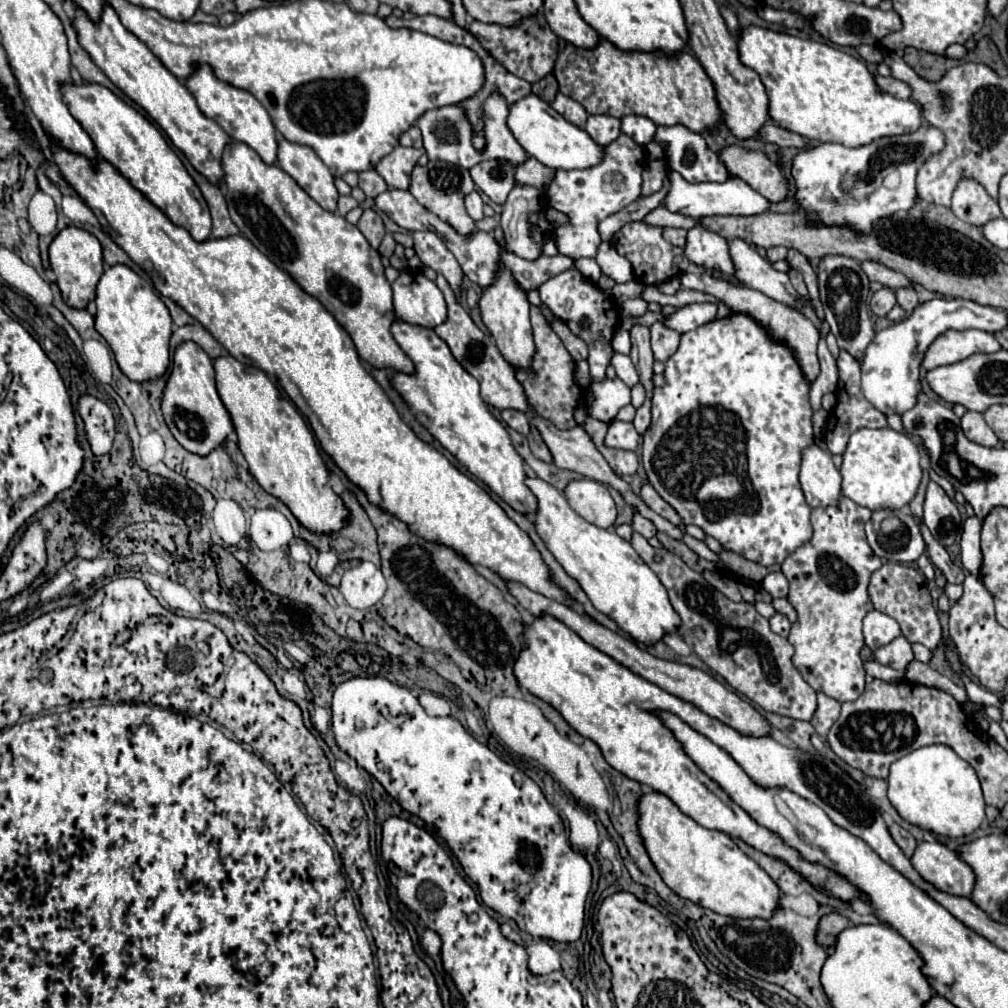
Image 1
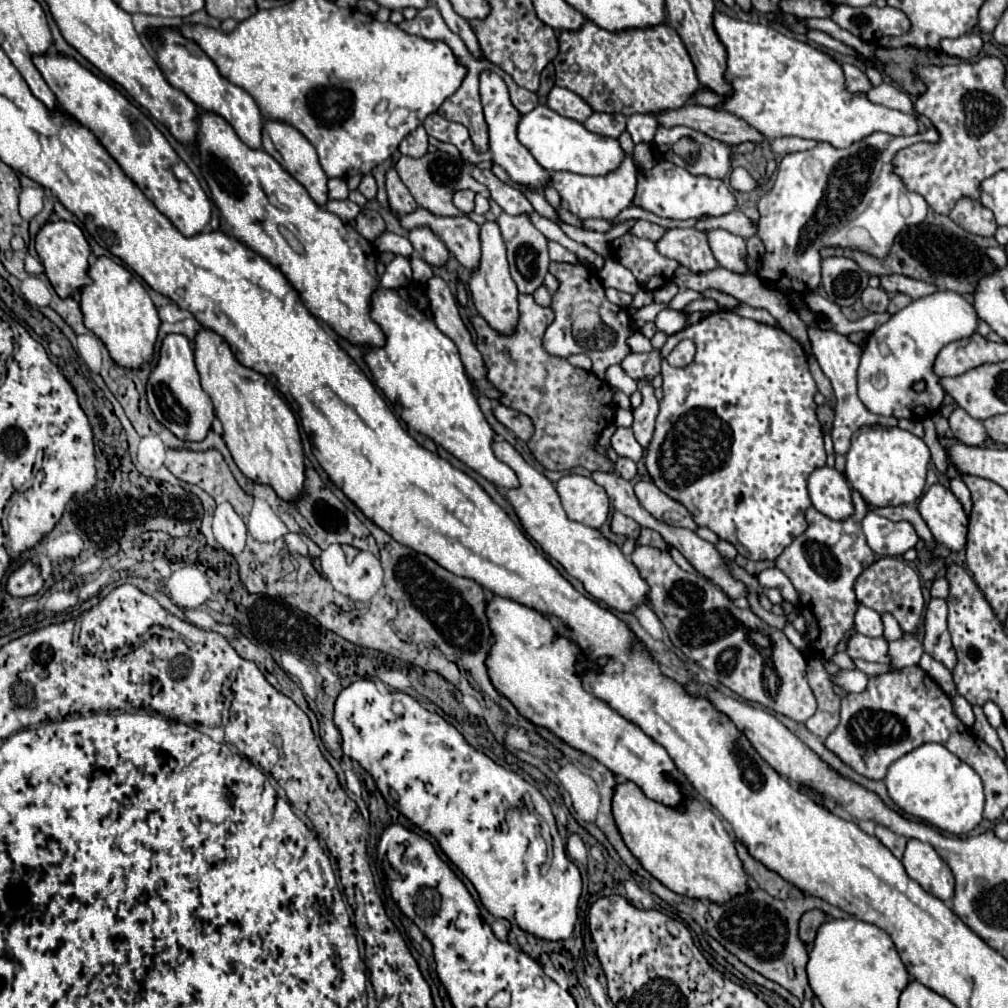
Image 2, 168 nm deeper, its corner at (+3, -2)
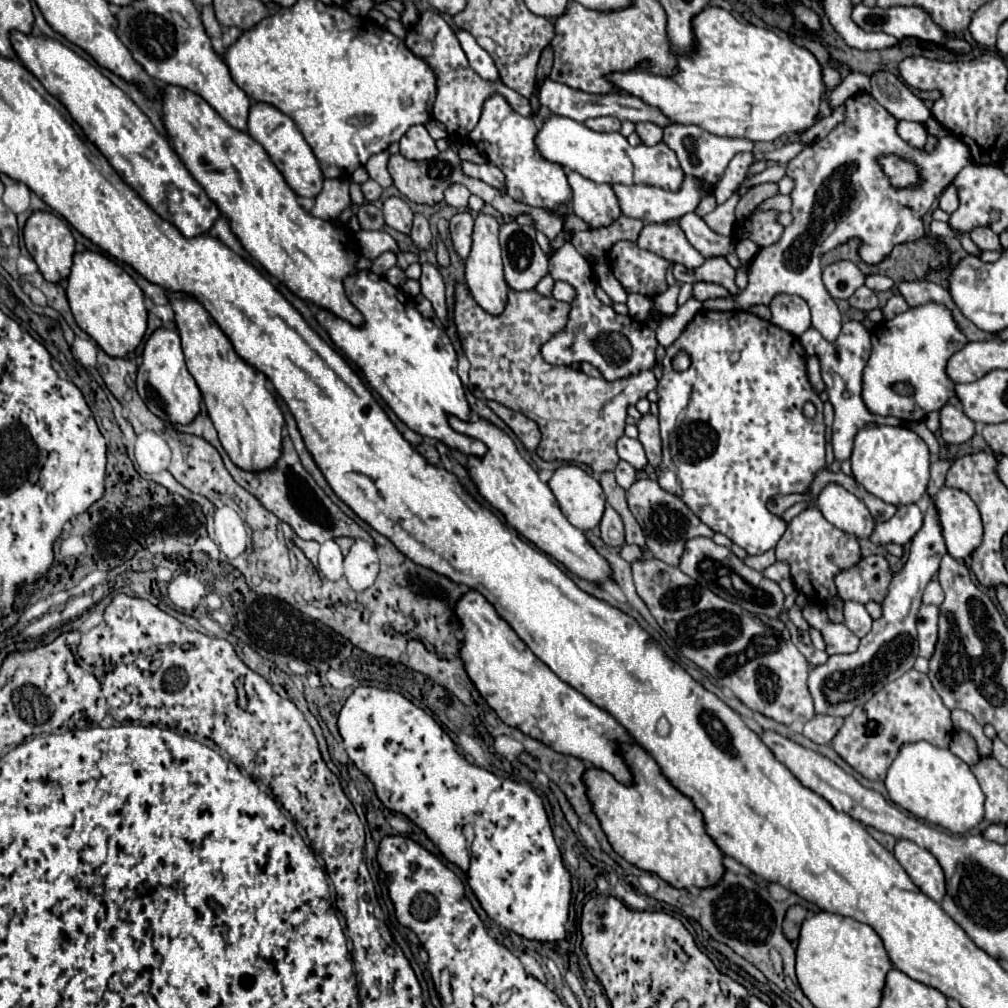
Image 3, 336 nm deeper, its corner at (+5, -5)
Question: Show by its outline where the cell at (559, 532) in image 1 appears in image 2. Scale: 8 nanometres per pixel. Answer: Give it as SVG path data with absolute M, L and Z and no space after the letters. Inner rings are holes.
M494 441L492 449L500 461L512 467L512 471L520 481L516 489L506 491L506 499L514 507L524 531L542 547L542 551L546 551L552 559L556 559L572 577L582 581L584 589L594 599L606 603L608 607L628 613L634 611L636 605L644 603L648 595L648 585L640 577L634 563L622 555L616 543L608 541L598 529L570 521L562 509L554 485L540 471L528 465L508 441Z

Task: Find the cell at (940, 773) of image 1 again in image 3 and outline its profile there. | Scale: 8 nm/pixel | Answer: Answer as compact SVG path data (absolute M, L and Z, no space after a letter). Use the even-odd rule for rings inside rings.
M930 742L902 746L900 754L888 768L886 790L894 804L922 820L950 830L952 834L964 834L984 818L984 794L970 772L970 766L950 750L942 750Z

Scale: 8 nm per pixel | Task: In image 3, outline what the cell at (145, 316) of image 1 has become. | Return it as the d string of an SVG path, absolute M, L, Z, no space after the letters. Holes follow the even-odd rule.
M78 252L72 272L66 280L66 294L76 324L90 334L98 346L112 358L128 358L144 340L148 328L148 310L144 294L130 274L100 252Z

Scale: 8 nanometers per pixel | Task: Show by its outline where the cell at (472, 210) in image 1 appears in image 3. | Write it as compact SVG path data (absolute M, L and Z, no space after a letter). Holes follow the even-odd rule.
M452 184L446 192L444 192L444 200L448 206L456 208L456 210L466 210L468 208L468 198L470 198L470 192L468 188L460 186L460 184Z

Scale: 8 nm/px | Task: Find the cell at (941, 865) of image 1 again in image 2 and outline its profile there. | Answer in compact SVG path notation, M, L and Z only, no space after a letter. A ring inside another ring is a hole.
M908 839L902 857L906 873L934 897L948 901L954 895L954 875L930 843Z

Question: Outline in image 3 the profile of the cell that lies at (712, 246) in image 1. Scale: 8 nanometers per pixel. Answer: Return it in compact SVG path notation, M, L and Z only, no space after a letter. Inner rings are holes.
M646 224L636 244L668 262L684 264L688 270L696 270L704 264L702 254L686 240L686 234L678 224Z

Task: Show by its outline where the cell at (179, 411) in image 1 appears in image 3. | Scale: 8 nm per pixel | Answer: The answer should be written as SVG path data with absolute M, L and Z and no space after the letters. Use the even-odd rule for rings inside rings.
M160 328L146 340L142 364L138 368L136 386L138 386L138 394L144 400L144 404L148 406L148 410L164 422L186 426L200 414L202 394L194 382L194 378L186 370L182 346L180 346L180 336L174 330Z

